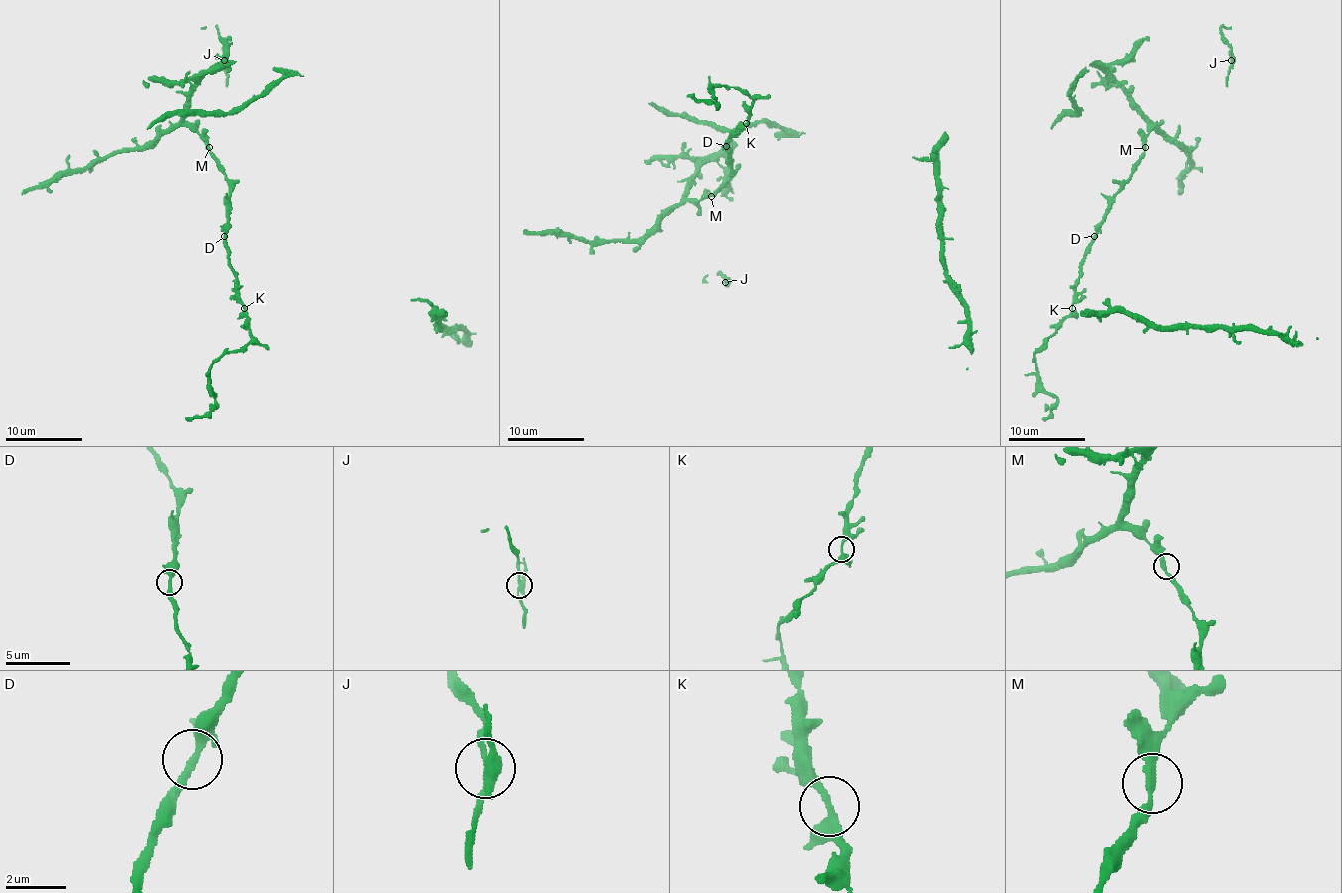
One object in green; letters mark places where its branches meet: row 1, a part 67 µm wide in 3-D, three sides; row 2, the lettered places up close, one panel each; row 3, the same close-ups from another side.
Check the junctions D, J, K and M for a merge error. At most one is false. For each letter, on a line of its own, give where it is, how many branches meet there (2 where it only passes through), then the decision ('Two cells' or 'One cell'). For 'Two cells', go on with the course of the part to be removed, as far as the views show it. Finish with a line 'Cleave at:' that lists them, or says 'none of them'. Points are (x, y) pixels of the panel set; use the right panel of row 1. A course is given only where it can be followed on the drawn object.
D: Place: (1094, 236). Branches: 2. One cell
J: Place: (1231, 60). Branches: 3. One cell
K: Place: (1072, 308). Branches: 3. One cell
M: Place: (1145, 147). Branches: 2. One cell
Cleave at: none of them

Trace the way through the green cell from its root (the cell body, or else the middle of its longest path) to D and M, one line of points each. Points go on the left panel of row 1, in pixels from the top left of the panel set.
D: (238, 300), (238, 280), (228, 259), (224, 236)
M: (238, 300), (238, 280), (226, 248), (228, 180), (209, 147)

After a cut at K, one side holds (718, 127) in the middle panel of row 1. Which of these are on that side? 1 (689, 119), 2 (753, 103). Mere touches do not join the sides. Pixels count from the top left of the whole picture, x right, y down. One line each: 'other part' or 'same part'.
1: same part
2: other part

